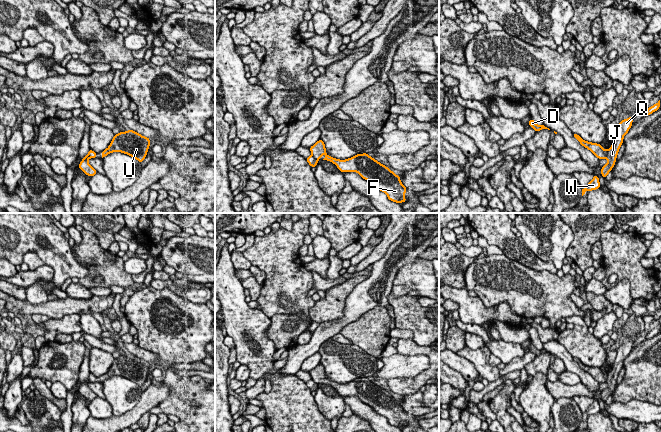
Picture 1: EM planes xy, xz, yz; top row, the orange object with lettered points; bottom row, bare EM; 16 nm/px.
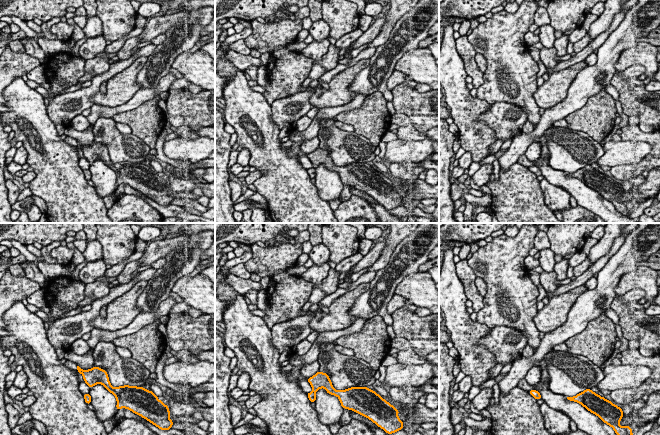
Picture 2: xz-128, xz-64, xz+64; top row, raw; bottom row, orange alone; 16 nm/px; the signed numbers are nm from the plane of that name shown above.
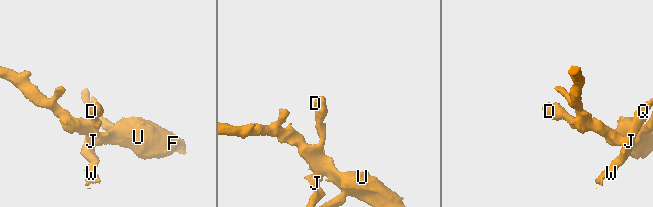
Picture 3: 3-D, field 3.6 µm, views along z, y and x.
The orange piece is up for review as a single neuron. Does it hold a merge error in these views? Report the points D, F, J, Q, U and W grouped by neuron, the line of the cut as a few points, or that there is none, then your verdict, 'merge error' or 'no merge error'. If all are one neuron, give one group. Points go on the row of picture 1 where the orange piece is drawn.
groups D F U / J Q W; cut yz (608, 151), (605, 157); merge error

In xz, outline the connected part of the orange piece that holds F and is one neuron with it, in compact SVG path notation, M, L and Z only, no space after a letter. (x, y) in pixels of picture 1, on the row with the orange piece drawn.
M321 139L309 149L316 159L320 159L325 154L326 157L323 160L334 163L340 172L357 172L360 177L386 193L389 200L399 204L407 201L404 198L407 188L401 183L400 176L397 176L388 167L376 161L367 153L357 154L346 160L339 160L327 154L325 144Z

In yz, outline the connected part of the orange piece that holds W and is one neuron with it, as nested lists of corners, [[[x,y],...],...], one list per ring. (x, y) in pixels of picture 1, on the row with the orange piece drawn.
[[[594,175],[594,178],[588,183],[588,185],[584,189],[582,189],[582,196],[585,194],[586,190],[589,192],[598,188],[600,188],[599,178],[597,175]]]

